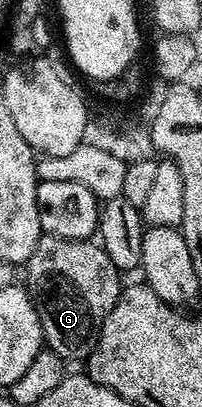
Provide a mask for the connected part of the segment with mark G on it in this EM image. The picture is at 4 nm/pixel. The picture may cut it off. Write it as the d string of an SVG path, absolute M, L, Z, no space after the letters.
M41 236L26 262L26 288L36 304L42 323L44 344L65 362L83 362L92 354L106 315L120 297L121 270L110 263L110 255L95 240L75 241L65 237Z

